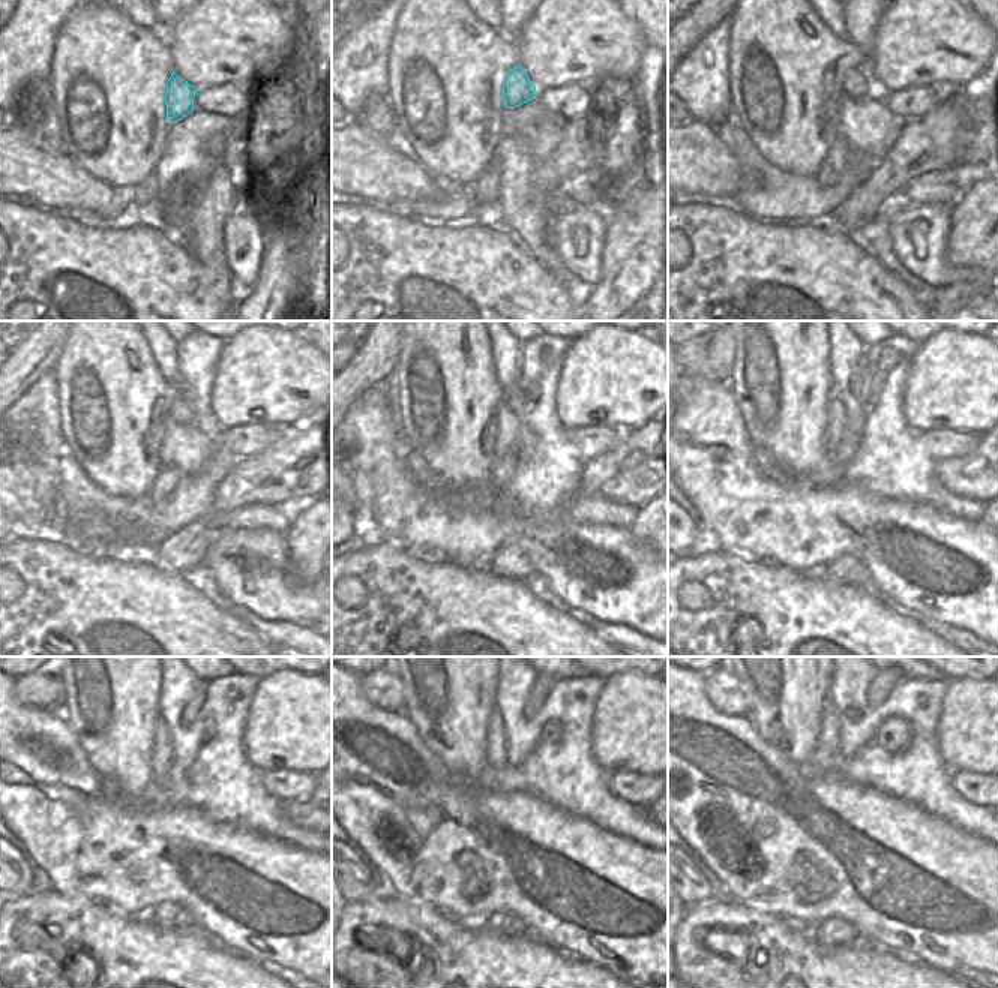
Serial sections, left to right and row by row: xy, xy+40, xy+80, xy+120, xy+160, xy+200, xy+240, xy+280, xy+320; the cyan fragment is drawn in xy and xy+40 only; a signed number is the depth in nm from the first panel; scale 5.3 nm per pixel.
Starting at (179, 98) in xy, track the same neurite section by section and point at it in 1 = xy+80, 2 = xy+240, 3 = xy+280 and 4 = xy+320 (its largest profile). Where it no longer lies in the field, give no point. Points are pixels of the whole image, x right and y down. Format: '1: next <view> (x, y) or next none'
1: next xy+80 (856, 83)
2: next xy+240 (189, 714)
3: next xy+280 (542, 687)
4: next xy+320 (880, 687)

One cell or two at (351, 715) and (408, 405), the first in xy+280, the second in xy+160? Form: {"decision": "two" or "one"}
{"decision": "two"}

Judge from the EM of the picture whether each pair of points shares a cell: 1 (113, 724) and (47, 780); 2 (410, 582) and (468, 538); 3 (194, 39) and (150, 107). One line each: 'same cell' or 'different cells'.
1: different cells
2: different cells
3: different cells

